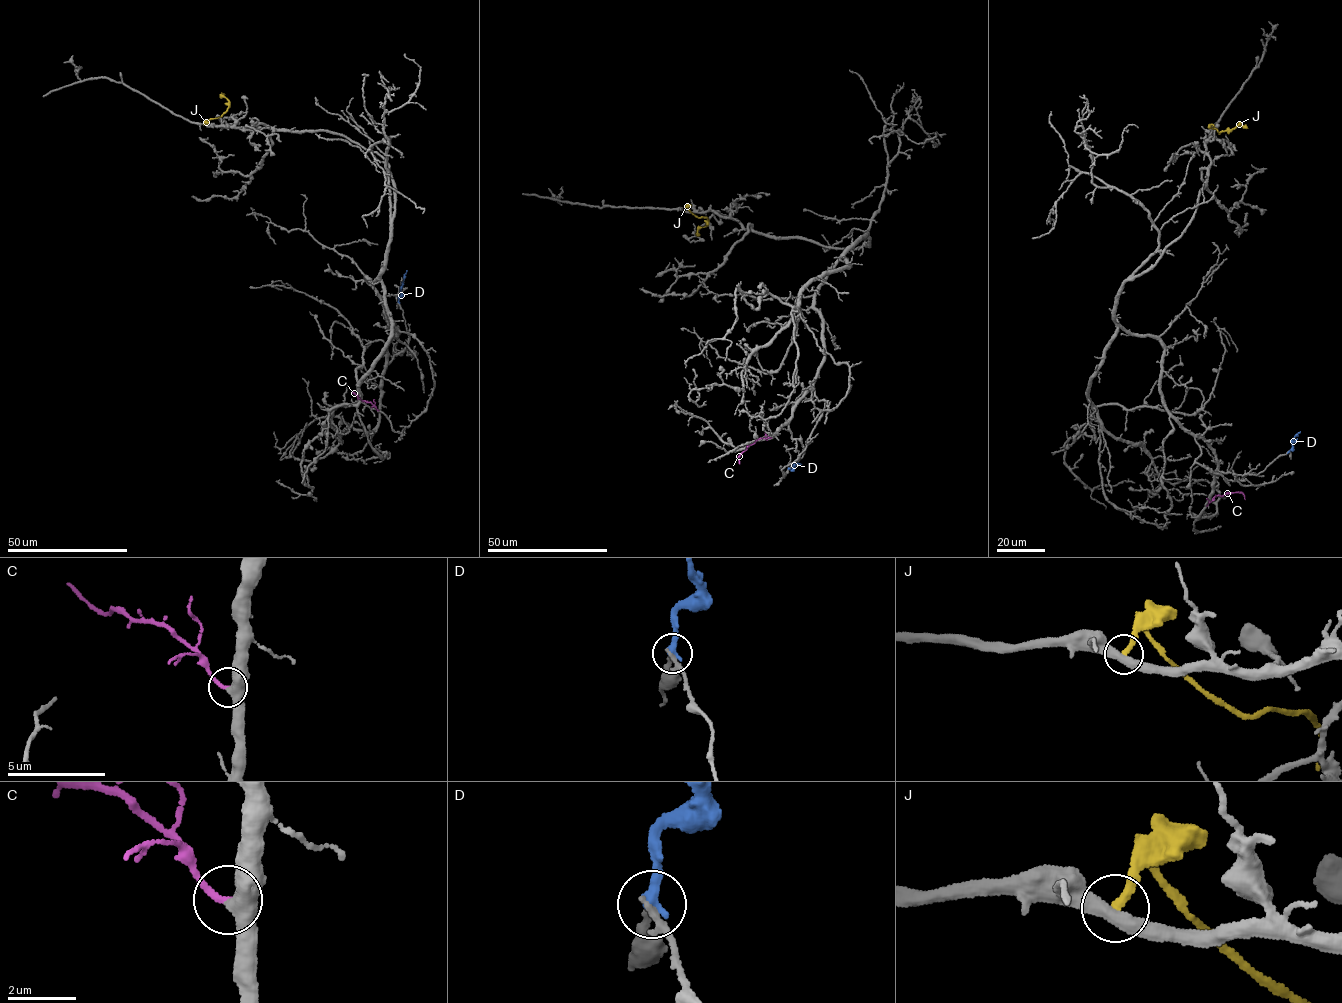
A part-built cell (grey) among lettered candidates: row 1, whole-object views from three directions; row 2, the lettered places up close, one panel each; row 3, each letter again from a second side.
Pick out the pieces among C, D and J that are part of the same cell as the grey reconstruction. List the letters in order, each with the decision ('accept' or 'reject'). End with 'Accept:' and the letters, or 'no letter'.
C: accept
D: reject
J: reject
Accept: C

